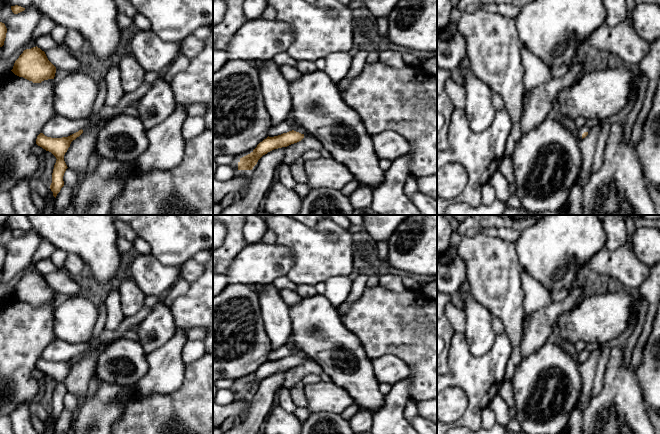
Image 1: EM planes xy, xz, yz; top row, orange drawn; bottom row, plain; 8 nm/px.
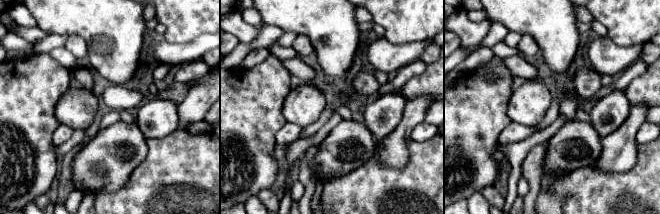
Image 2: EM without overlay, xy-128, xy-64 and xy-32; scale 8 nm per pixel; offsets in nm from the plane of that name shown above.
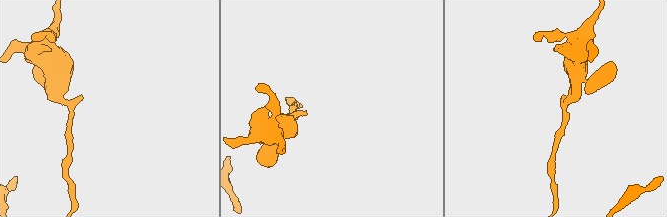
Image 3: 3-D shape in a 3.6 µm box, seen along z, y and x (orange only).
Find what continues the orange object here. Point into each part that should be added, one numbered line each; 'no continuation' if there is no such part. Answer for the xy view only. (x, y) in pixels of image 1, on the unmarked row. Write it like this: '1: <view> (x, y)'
1: xy (95, 347)

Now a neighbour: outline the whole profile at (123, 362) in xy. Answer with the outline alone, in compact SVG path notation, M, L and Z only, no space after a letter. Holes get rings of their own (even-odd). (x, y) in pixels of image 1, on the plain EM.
M119 338L100 354L96 374L99 382L129 386L142 379L149 369L146 352L138 341Z

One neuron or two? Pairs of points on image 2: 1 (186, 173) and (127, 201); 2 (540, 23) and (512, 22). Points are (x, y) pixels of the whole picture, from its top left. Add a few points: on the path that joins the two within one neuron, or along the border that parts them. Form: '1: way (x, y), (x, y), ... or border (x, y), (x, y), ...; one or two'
1: way (171, 183), (161, 183), (142, 201); one
2: way (533, 21), (519, 21); one

